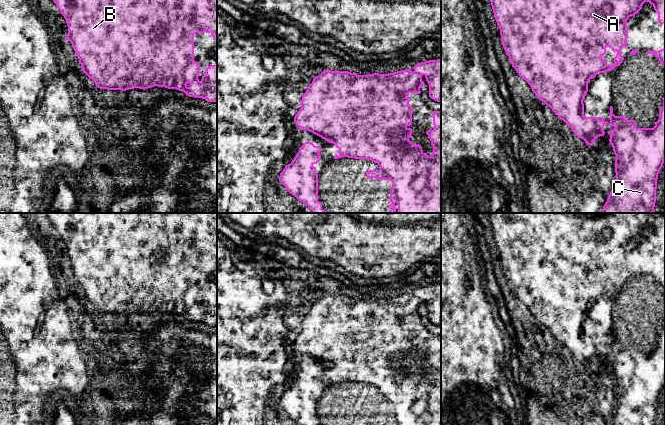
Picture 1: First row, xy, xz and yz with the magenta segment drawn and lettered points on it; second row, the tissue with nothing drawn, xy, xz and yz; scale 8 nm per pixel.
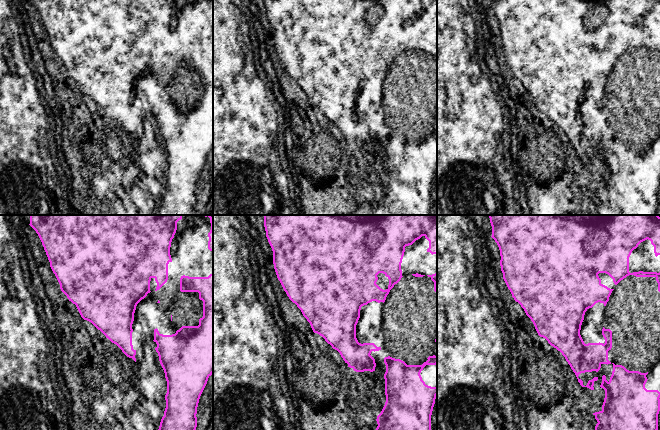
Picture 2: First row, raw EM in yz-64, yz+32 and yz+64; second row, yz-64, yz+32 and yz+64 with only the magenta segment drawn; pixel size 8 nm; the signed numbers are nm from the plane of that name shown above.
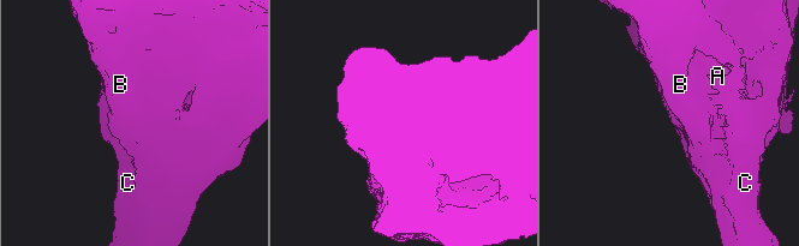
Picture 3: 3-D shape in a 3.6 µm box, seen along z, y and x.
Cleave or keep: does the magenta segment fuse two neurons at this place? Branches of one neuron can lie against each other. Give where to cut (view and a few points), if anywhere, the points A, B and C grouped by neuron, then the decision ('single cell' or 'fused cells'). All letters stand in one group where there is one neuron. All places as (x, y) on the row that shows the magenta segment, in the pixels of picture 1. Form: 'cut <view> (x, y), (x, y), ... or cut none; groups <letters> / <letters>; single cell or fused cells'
cut none; groups A B C; single cell

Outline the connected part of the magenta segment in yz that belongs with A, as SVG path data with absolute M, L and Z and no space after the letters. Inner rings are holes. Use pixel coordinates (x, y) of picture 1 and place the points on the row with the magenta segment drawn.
M490 0L493 9L494 17L497 25L500 29L501 41L506 54L509 57L512 66L516 69L518 75L526 80L530 85L532 91L535 93L537 98L549 106L552 111L561 120L563 120L574 132L574 134L583 139L587 145L592 146L595 140L604 136L605 132L603 127L608 123L603 117L585 117L584 116L584 103L583 100L588 92L588 82L590 79L595 78L598 73L606 73L612 71L616 66L619 66L624 57L621 55L621 48L626 46L628 38L627 20L631 16L635 16L642 8L645 2L649 2L654 10L658 14L658 21L662 25L665 25L665 0ZM610 47L612 51L616 51L617 54L614 57L614 63L608 65L606 60L602 58L606 54L606 48Z

